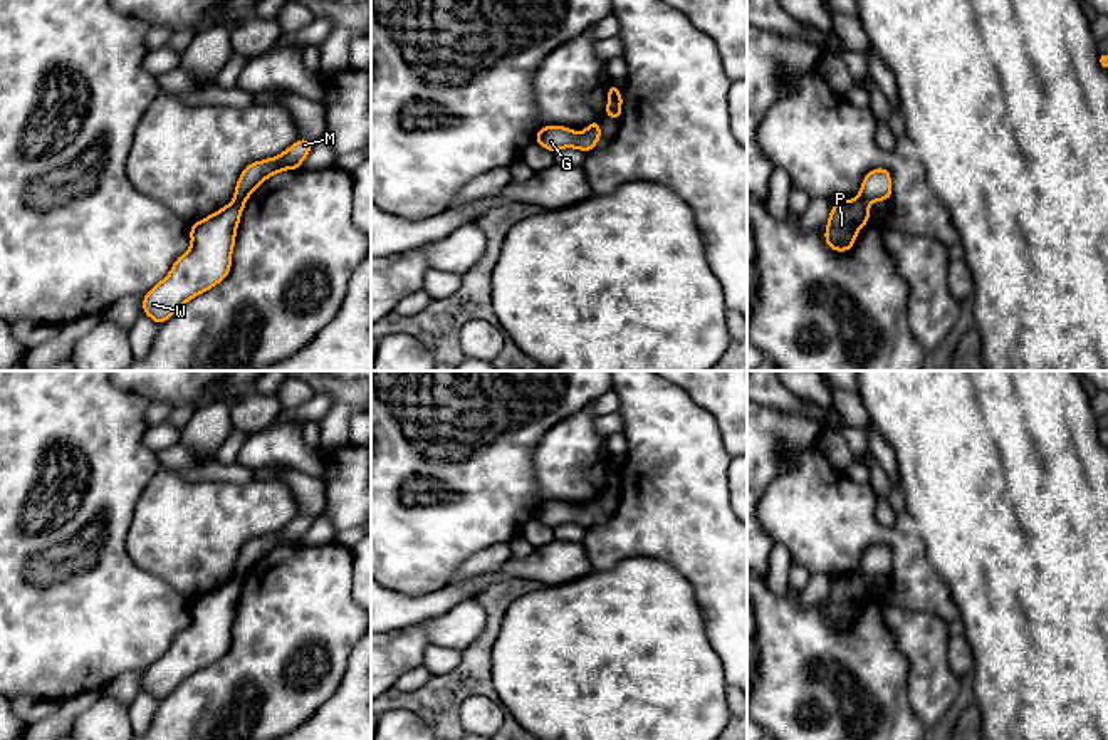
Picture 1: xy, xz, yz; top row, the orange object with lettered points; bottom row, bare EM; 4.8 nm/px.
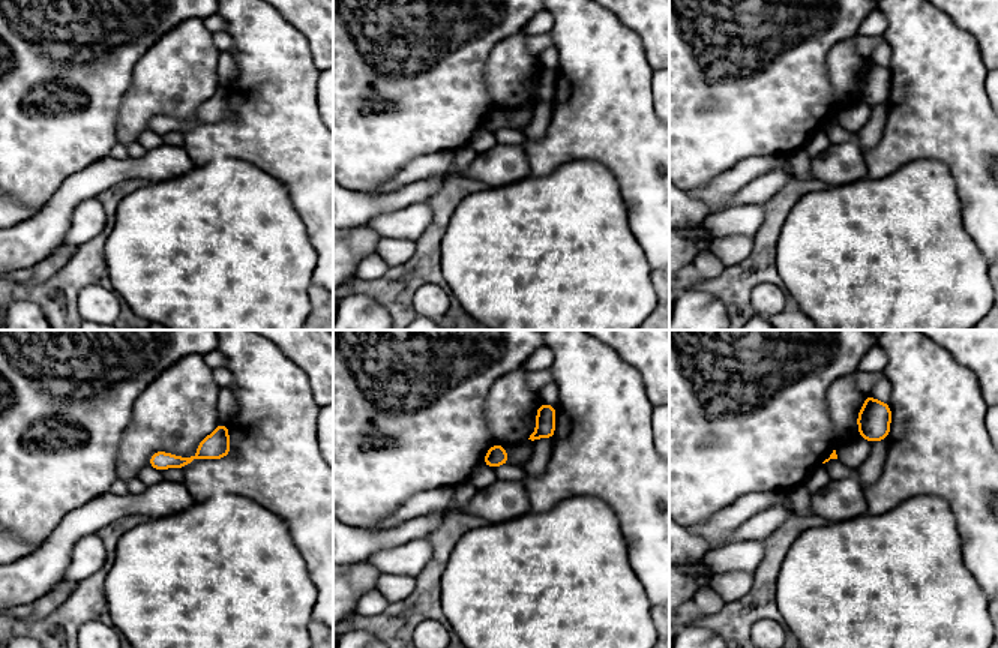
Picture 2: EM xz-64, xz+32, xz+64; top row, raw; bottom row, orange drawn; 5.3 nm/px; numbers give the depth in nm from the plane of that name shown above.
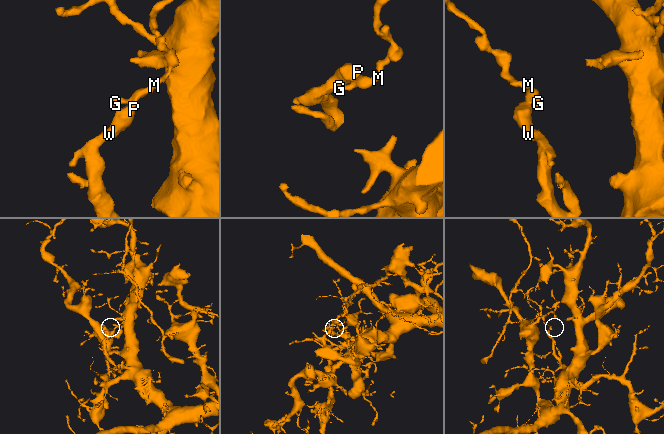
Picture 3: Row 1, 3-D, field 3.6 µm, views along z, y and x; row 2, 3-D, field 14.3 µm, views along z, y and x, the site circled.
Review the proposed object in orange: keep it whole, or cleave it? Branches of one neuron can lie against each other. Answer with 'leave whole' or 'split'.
split

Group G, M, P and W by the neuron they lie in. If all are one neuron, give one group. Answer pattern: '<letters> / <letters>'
G M / P W

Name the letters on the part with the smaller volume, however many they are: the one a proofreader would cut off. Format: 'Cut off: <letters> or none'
Cut off: G, M

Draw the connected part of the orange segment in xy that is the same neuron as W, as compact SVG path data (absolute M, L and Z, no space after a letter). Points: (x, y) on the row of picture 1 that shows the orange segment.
M232 201L190 227L190 250L144 294L143 314L161 326L188 300L218 285L230 274L243 206L245 203Z

